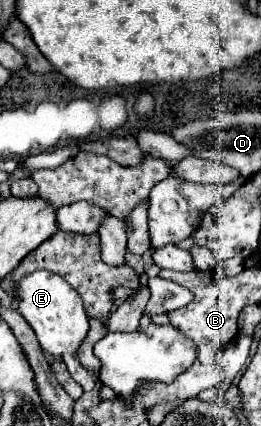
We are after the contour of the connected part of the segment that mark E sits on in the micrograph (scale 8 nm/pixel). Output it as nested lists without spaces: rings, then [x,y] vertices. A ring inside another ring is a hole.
[[[37,270],[29,276],[25,276],[17,284],[17,298],[21,300],[19,312],[29,322],[29,326],[35,330],[39,346],[45,352],[49,352],[51,356],[61,358],[67,364],[71,378],[77,384],[81,384],[83,390],[93,390],[95,382],[97,382],[97,374],[87,370],[77,358],[77,350],[81,348],[81,344],[89,332],[89,314],[83,308],[81,296],[77,296],[77,292],[61,276],[57,276],[49,270]]]

